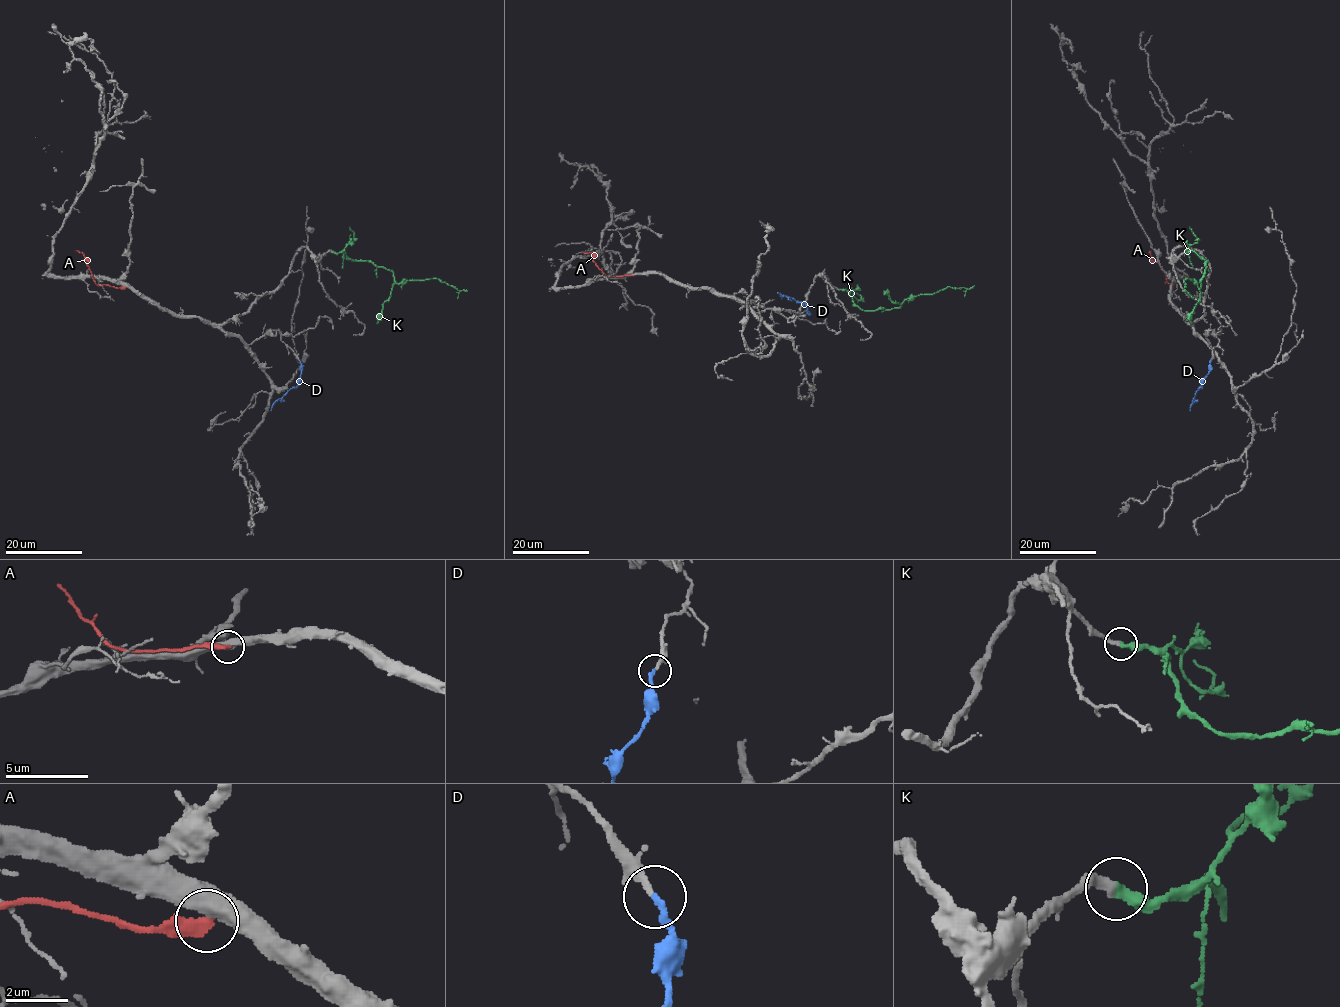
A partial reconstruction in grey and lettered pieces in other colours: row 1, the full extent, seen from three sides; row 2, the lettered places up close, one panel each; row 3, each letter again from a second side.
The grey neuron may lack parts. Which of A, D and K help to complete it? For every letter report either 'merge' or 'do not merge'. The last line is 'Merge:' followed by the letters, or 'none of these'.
A: do not merge
D: merge
K: merge
Merge: D, K

